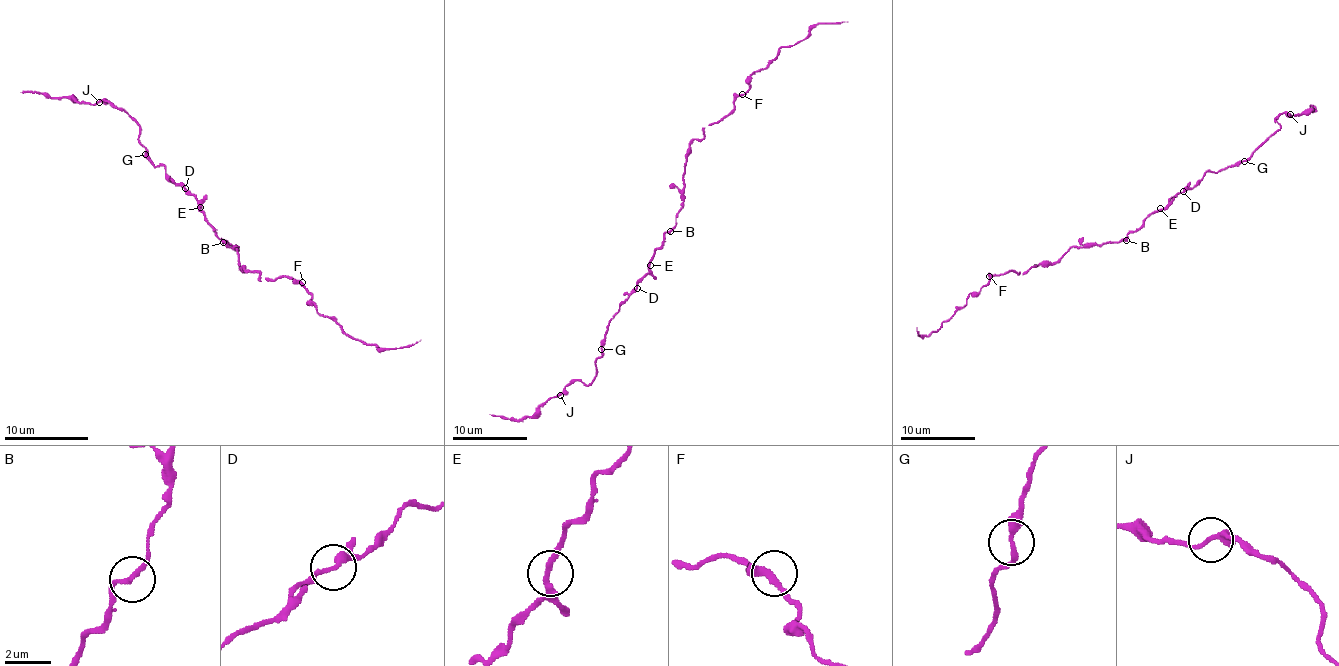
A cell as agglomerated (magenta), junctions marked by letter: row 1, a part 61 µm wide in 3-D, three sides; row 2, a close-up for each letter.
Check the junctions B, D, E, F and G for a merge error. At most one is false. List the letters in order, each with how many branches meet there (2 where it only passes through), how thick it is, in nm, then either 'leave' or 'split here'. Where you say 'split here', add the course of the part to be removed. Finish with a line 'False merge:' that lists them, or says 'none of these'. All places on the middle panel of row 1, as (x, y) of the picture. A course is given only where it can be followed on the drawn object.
B: 2 branches meet; 220 nm thick; leave
D: 2 branches meet; 260 nm thick; leave
E: 2 branches meet; 260 nm thick; leave
F: 2 branches meet; 280 nm thick; leave
G: 2 branches meet; 280 nm thick; leave
False merge: none of these

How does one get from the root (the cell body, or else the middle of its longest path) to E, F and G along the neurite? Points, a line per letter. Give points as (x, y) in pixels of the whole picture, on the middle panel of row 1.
E: (670, 229), (652, 256), (650, 265)
F: (670, 229), (682, 205), (684, 164), (689, 145), (704, 136), (708, 124), (721, 121), (742, 94)
G: (670, 229), (665, 233), (663, 243), (650, 260), (650, 271), (608, 323), (601, 350)

